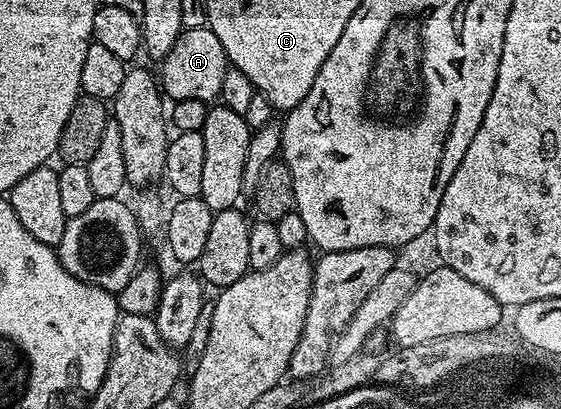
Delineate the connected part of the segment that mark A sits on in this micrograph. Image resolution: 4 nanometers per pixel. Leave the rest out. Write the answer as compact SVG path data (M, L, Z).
M206 25L185 27L178 41L174 41L174 49L170 49L170 53L159 60L158 67L158 82L169 100L197 99L206 104L219 100L222 81L230 70L222 41L218 41L218 37L214 37L214 33Z

